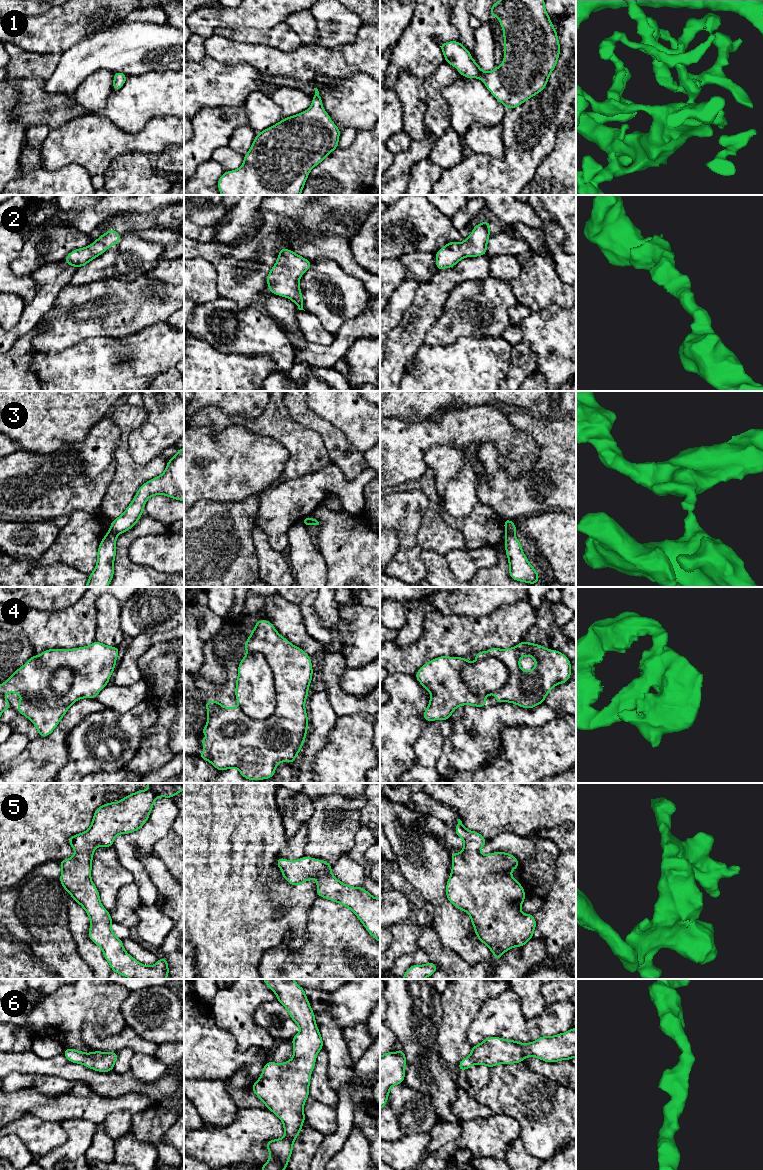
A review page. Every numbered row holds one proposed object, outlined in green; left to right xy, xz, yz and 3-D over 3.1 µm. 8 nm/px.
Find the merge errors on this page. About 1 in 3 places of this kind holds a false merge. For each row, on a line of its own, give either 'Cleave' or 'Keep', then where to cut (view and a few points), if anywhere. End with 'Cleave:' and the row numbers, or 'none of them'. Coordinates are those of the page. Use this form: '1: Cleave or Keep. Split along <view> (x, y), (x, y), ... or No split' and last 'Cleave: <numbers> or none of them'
1: Keep. No split
2: Keep. No split
3: Cleave. Split along xy (109, 530), (116, 536)
4: Cleave. Split along xz (248, 652), (259, 653), (272, 672), (276, 706), (266, 719)
5: Keep. No split
6: Keep. No split
Cleave: 3, 4

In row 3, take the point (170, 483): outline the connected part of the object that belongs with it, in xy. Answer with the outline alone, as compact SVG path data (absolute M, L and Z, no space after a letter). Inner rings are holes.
M184 448L178 449L160 476L150 479L138 489L123 514L112 520L109 531L117 536L131 529L144 512L146 501L160 494L184 501Z

